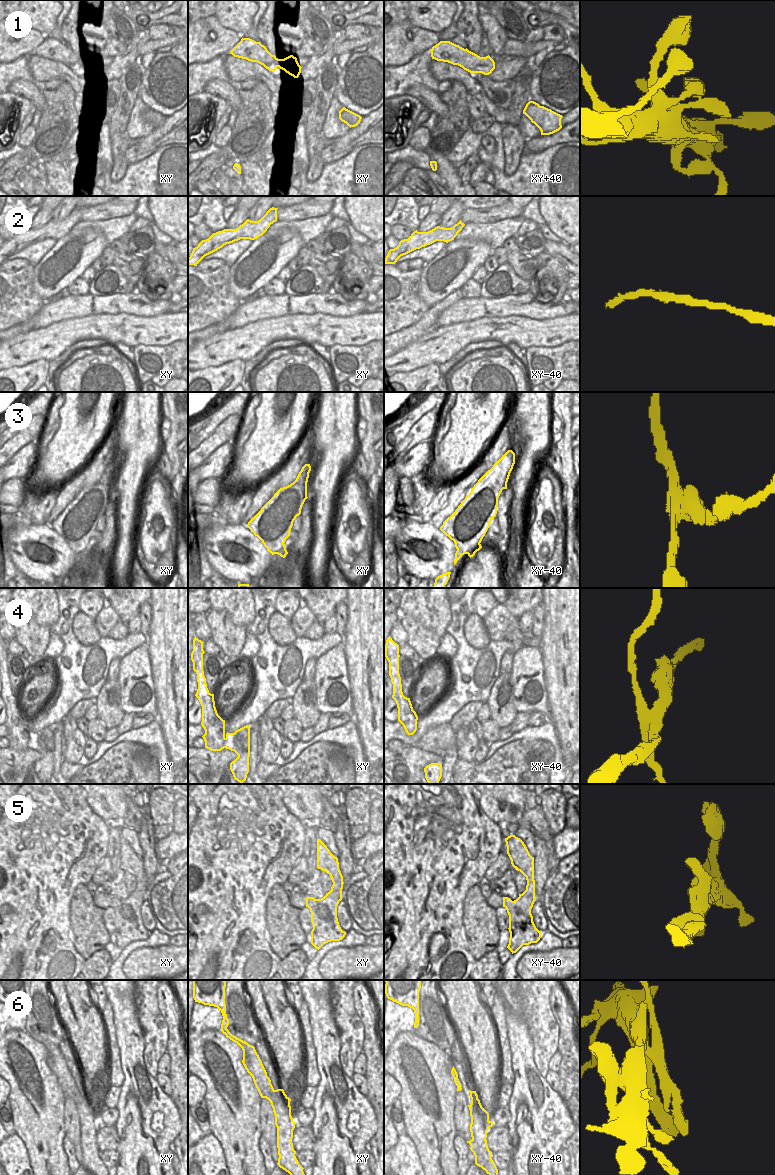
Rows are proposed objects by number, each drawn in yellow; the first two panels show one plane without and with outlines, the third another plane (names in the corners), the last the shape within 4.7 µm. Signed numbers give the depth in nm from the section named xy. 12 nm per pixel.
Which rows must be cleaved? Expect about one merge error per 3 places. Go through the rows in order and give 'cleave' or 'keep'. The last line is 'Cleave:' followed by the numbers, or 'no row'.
1: keep
2: keep
3: cleave
4: cleave
5: keep
6: cleave
Cleave: 3, 4, 6

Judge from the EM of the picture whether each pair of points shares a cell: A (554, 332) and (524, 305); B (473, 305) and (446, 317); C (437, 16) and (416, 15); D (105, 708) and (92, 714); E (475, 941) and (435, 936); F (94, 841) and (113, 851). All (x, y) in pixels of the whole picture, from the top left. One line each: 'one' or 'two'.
A: two
B: one
C: one
D: two
E: two
F: two

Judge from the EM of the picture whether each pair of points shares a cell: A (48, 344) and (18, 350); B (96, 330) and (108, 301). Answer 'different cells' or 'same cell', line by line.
A: same cell
B: different cells

